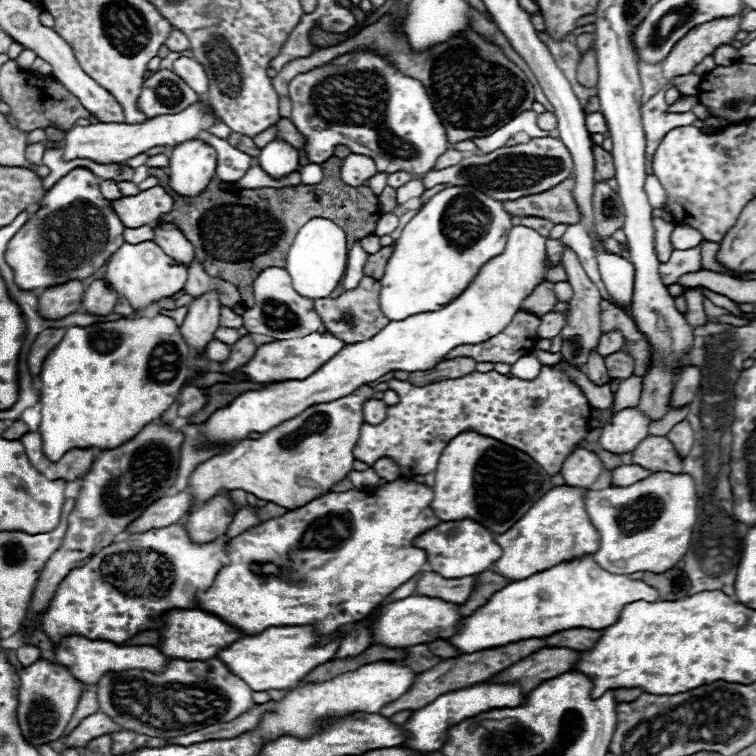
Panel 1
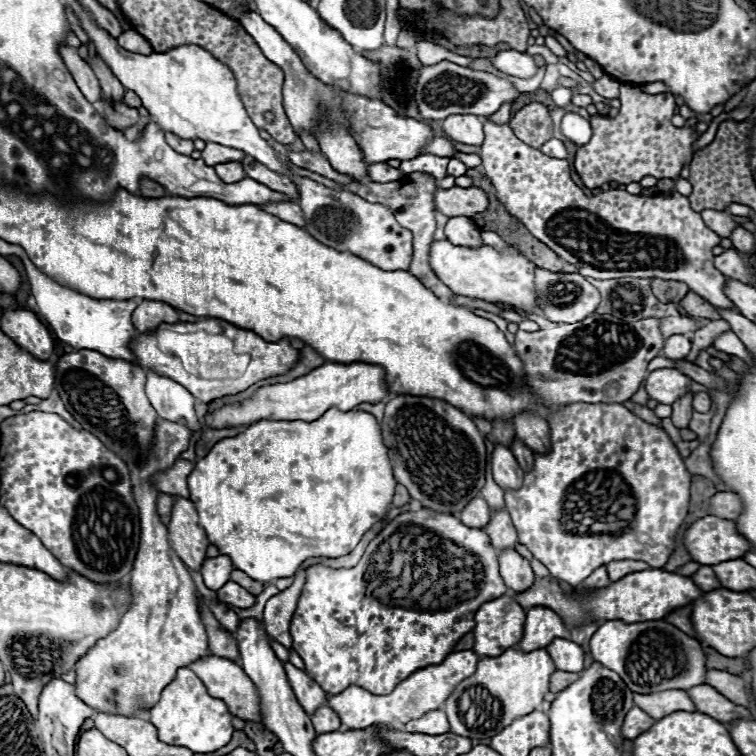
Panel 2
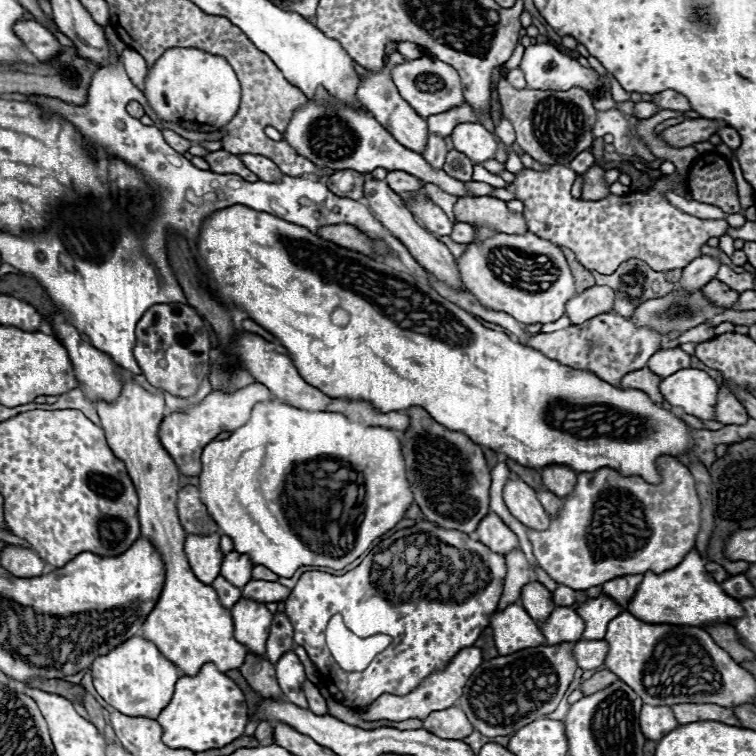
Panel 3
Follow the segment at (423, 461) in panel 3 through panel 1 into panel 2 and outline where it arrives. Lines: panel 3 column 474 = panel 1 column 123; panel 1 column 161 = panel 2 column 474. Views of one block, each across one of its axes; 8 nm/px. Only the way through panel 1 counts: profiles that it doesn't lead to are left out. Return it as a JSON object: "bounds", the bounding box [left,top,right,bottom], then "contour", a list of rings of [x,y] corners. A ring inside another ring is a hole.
{"bounds":[382,396,486,514],"contour":[[[428,396],[392,398],[386,404],[386,412],[382,420],[382,436],[394,466],[394,478],[398,480],[398,484],[406,486],[410,496],[418,500],[424,508],[430,508],[434,512],[456,514],[456,512],[462,512],[468,500],[476,498],[484,488],[484,470],[486,470],[484,436],[478,432],[470,416],[450,406],[448,402],[428,398]]]}

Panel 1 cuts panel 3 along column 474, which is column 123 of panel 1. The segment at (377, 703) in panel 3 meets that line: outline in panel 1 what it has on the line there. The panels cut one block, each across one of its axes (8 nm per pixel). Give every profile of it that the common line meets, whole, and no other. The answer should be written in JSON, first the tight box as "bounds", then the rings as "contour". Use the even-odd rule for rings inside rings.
{"bounds":[54,636,172,686],"contour":[[[66,636],[60,646],[54,650],[56,660],[72,670],[72,674],[82,680],[88,686],[94,686],[106,672],[120,672],[120,670],[130,670],[130,668],[140,668],[140,670],[152,670],[152,672],[162,672],[164,666],[172,660],[166,658],[162,652],[158,652],[154,646],[116,646],[106,640],[90,640],[84,636]]]}

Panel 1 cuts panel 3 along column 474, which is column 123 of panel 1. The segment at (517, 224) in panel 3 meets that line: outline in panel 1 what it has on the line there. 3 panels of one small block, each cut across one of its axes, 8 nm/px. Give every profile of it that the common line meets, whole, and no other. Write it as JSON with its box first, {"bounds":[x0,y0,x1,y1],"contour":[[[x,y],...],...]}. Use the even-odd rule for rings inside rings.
{"bounds":[112,186,172,228],"contour":[[[154,186],[154,188],[148,188],[136,196],[122,196],[120,200],[112,200],[112,208],[114,212],[118,214],[120,222],[126,226],[126,228],[140,228],[140,226],[150,226],[154,224],[164,212],[170,212],[172,210],[172,196],[160,188],[160,186]]]}

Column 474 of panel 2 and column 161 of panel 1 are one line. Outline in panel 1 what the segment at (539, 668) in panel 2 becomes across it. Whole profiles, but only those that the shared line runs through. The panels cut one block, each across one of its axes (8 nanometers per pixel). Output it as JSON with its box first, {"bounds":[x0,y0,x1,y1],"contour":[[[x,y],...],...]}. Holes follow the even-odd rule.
{"bounds":[96,658,254,738],"contour":[[[218,658],[208,660],[172,660],[168,662],[166,670],[160,674],[148,672],[148,670],[124,670],[124,672],[108,672],[100,678],[96,686],[96,698],[100,712],[106,716],[112,716],[116,724],[122,726],[122,730],[146,734],[152,738],[172,738],[172,736],[184,736],[184,732],[196,732],[212,724],[222,724],[238,718],[242,712],[254,706],[252,690],[250,686],[234,676]]]}

